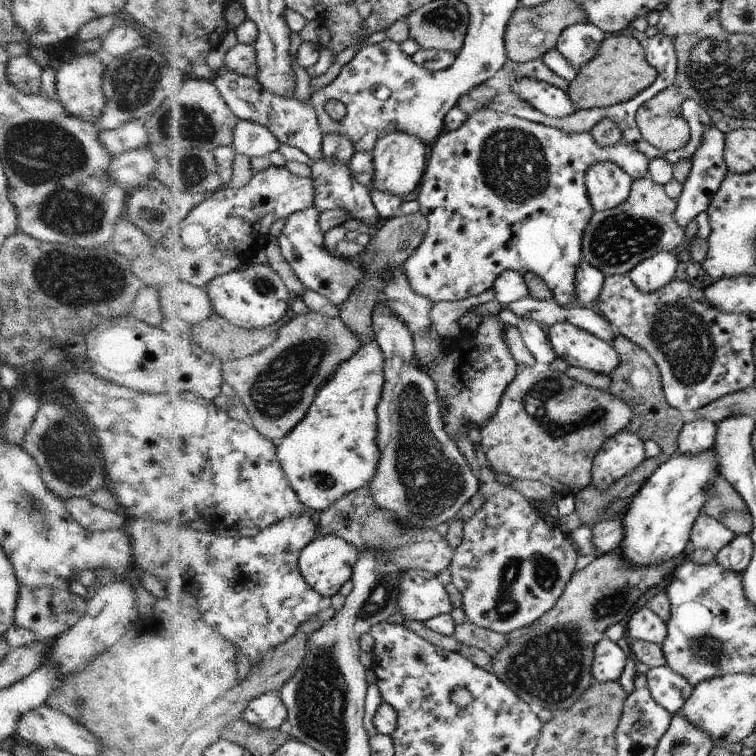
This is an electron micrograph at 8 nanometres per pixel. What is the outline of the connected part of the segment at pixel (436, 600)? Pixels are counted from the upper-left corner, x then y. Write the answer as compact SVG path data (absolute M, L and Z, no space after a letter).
M406 569L398 608L408 619L426 622L432 617L450 613L452 604L434 574L420 569Z

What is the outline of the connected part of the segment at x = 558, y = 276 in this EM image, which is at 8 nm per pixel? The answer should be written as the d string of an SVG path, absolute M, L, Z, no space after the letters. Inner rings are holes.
M487 107L470 113L468 118L466 118L466 122L460 128L441 134L428 149L426 170L424 170L424 175L420 180L415 195L420 203L420 211L426 216L427 232L424 240L418 246L416 254L404 264L406 274L408 274L414 290L420 296L432 300L433 303L437 303L438 301L454 302L466 297L482 294L485 290L492 289L493 285L496 284L497 277L501 273L504 273L505 270L518 271L523 274L526 271L530 271L544 280L558 304L565 306L578 304L576 272L577 266L581 264L582 260L582 235L584 230L586 230L586 226L588 226L588 222L590 222L590 218L595 213L592 204L590 204L588 189L585 186L585 173L588 172L590 166L604 160L617 163L622 170L626 171L626 174L631 175L634 179L648 176L648 158L640 150L636 150L632 144L628 144L626 140L620 139L618 144L602 148L602 146L598 146L593 134L589 132L568 134L564 130L556 130L556 128L552 128L551 126L542 126L542 124L538 124L537 122L532 122L512 114L490 110Z

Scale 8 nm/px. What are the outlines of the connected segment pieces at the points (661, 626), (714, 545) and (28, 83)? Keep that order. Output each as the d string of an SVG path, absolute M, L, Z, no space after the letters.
M642 606L626 622L626 636L660 645L667 635L667 623L646 606Z
M701 513L693 525L693 530L690 530L689 547L690 549L701 548L717 553L735 536L725 523L718 522L718 519Z
M30 55L11 58L6 68L6 76L10 84L24 94L38 94L43 69Z

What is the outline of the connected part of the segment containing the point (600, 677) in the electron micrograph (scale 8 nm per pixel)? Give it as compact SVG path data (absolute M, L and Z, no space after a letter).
M608 637L601 640L594 654L593 675L595 680L600 683L619 680L624 664L626 664L624 650L616 642L608 640Z

